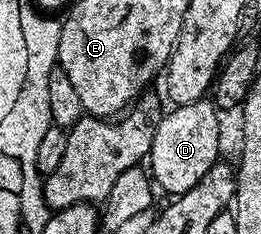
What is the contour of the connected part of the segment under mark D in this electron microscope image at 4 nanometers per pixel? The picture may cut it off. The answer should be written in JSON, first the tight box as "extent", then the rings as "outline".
{"extent":[148,99,220,197],"outline":[[[208,99],[198,102],[177,104],[172,111],[161,118],[158,129],[155,130],[154,143],[151,145],[151,153],[148,158],[148,169],[153,182],[175,197],[184,195],[194,187],[210,171],[220,156],[220,117],[216,105]]]}

